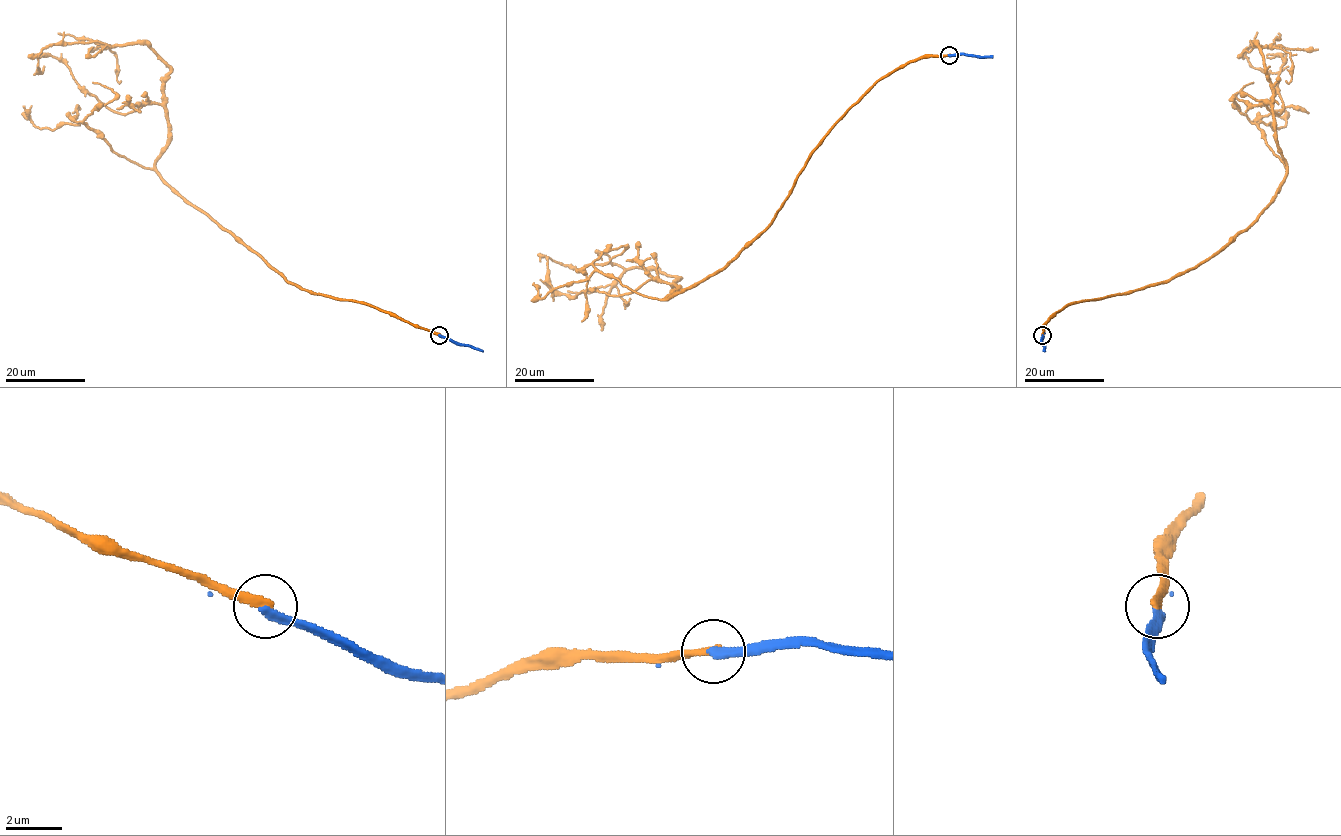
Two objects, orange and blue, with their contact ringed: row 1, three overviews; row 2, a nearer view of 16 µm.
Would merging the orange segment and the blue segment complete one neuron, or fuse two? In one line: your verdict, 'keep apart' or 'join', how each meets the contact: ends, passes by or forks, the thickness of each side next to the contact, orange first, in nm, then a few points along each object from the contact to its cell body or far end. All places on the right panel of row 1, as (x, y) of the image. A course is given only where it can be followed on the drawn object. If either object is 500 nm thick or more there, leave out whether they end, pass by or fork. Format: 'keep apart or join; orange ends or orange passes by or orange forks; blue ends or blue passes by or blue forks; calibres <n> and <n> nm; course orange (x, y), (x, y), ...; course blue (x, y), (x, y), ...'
keep apart; orange ends; blue ends; calibres 300 and 280 nm; course orange (1042, 334), (1067, 305), (1209, 259), (1256, 218), (1286, 161), (1250, 42), (1253, 67), (1288, 66); course blue (1042, 334), (1044, 351)

